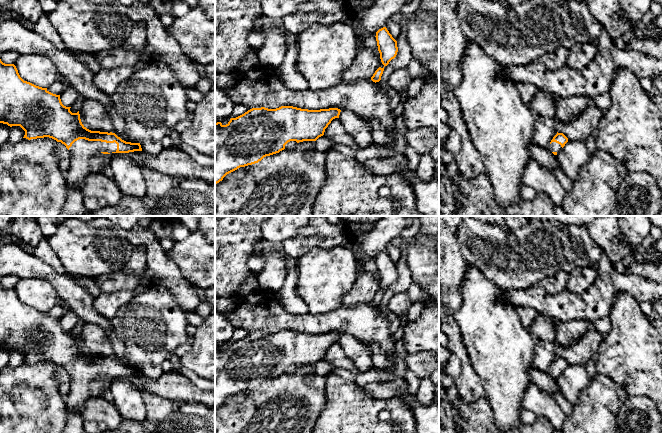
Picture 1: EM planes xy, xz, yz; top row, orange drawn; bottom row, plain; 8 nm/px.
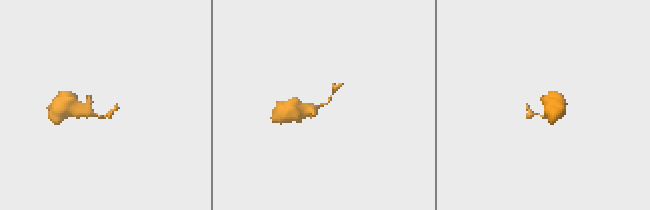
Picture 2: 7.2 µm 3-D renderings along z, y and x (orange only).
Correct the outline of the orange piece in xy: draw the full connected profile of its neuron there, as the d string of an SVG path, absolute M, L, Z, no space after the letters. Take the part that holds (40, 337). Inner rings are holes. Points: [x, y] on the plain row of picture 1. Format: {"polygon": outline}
{"polygon": "M0 283L0 347L7 348L10 351L20 350L25 355L23 362L28 364L49 361L64 368L70 377L70 392L65 397L68 417L62 433L86 433L84 430L84 420L76 408L90 398L89 383L98 377L129 377L142 375L142 372L140 367L126 366L115 357L91 355L87 353L81 346L79 335L72 337L70 332L71 331L66 331L62 328L60 319L49 316L47 312L42 312L24 305L20 301L14 288L5 288Z"}

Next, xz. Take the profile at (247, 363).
{"polygon": "M261 331L231 342L226 349L215 347L215 408L240 391L279 377L290 365L316 365L340 336L338 332Z"}

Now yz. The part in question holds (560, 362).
{"polygon": "M558 357L553 361L550 366L550 369L547 371L554 379L565 370L568 366L568 362L563 357Z"}

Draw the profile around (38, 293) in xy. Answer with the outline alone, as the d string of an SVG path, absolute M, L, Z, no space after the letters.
M21 278L16 286L20 301L42 312L49 312L61 303L58 294L48 280L41 278Z

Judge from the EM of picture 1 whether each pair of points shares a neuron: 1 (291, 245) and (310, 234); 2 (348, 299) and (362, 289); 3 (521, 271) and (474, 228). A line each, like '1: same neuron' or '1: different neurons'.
1: same neuron
2: same neuron
3: same neuron

